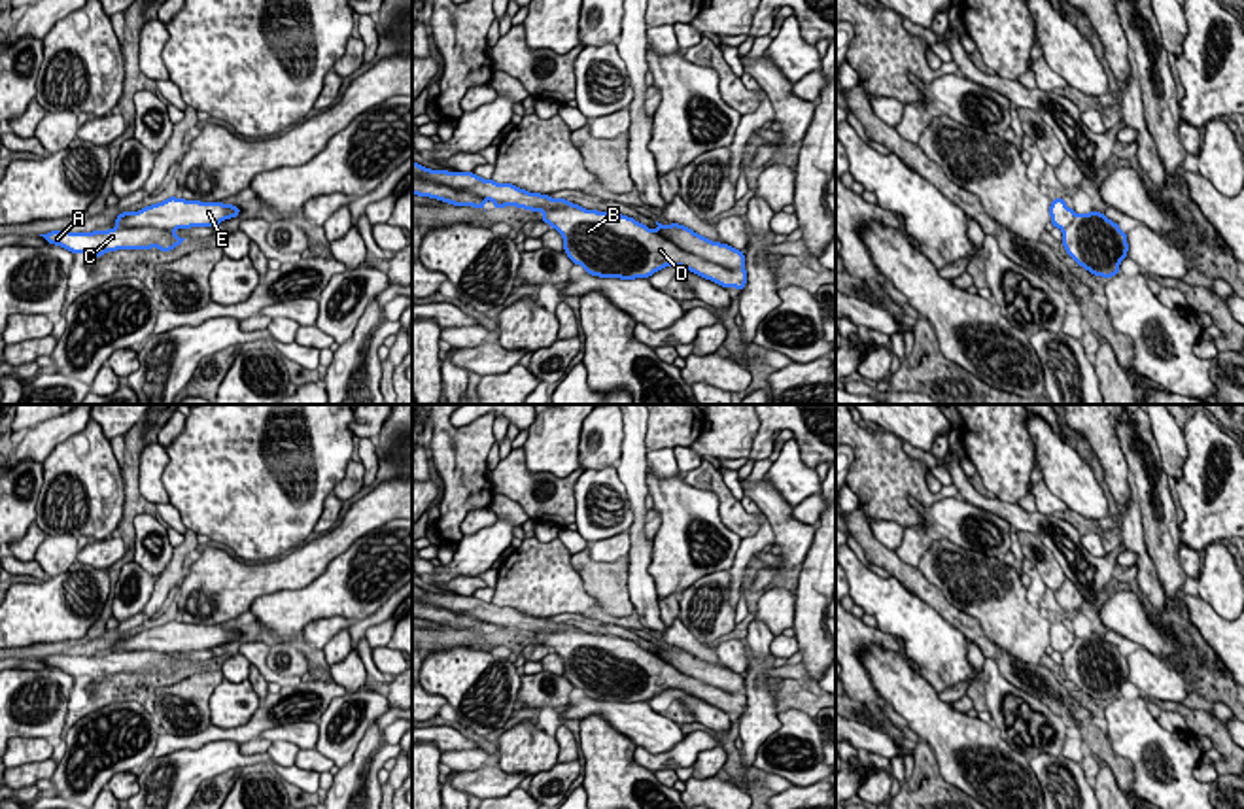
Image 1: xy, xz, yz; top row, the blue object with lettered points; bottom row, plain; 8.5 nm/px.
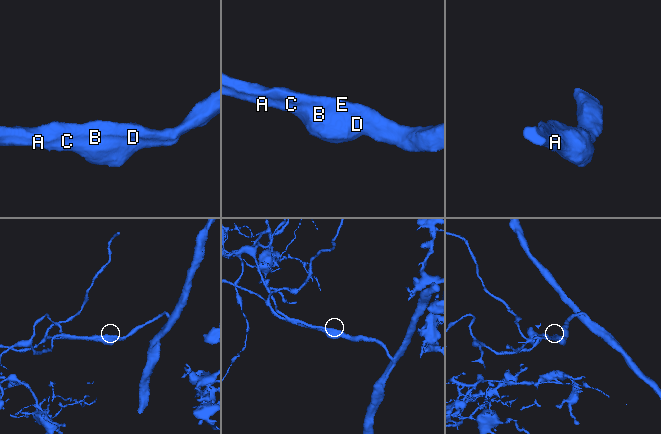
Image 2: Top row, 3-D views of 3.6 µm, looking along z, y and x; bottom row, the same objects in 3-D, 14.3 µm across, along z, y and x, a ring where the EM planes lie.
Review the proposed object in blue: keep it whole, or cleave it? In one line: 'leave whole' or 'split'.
leave whole

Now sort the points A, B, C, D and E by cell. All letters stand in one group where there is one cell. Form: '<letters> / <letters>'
A B C D E

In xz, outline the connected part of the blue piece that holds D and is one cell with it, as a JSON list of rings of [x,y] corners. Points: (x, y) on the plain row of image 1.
[[[414,584],[412,618],[480,633],[492,624],[493,631],[543,635],[541,645],[563,660],[567,680],[590,699],[635,703],[650,701],[665,690],[681,690],[726,713],[743,714],[747,707],[741,673],[713,665],[679,646],[656,645],[658,652],[652,654],[622,637],[586,633],[546,616],[529,616],[473,595],[431,594]]]

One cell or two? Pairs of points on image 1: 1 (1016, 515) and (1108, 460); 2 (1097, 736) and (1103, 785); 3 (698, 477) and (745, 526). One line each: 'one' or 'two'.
1: two
2: two
3: one

